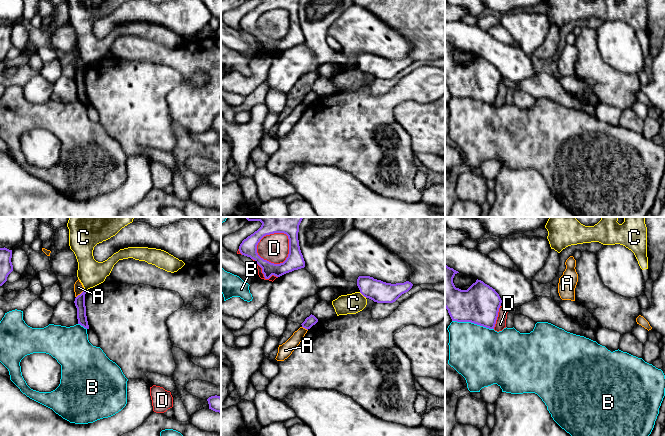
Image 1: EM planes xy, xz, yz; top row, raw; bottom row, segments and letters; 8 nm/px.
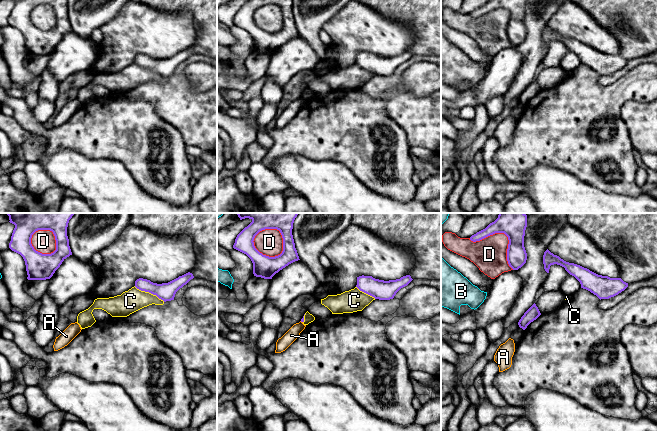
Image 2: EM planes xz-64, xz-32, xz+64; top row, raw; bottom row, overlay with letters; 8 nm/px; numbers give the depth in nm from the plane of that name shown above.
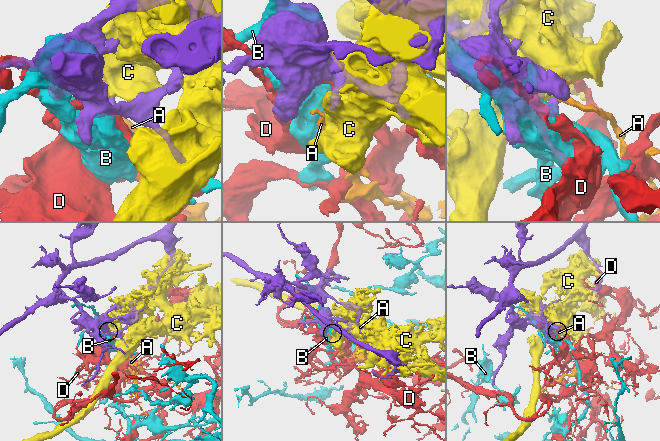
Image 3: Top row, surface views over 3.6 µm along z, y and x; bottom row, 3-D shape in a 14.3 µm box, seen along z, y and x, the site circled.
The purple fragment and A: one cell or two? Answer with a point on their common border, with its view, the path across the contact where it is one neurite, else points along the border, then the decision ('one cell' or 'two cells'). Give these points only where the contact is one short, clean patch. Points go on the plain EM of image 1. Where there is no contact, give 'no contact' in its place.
meets purple in xy at (81, 69); border along xy (84, 66), (76, 73); two cells

